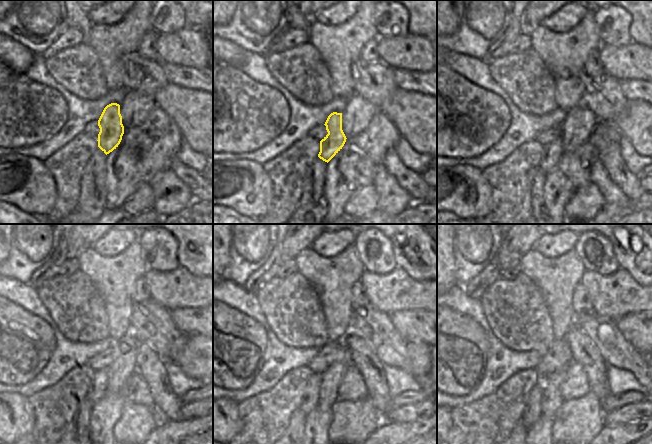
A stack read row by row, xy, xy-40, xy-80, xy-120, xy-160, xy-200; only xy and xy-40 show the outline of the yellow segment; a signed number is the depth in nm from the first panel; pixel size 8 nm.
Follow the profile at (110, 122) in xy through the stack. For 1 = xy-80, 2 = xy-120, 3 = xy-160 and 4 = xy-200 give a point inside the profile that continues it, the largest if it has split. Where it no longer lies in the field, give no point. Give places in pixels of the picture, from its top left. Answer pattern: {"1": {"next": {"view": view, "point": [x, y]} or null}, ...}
{"1": {"next": {"view": "xy-80", "point": [551, 152]}}, "2": {"next": {"view": "xy-120", "point": [98, 390]}}, "3": {"next": {"view": "xy-160", "point": [310, 397]}}, "4": {"next": {"view": "xy-200", "point": [532, 413]}}}

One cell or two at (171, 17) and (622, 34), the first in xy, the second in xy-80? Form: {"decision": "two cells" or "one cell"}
{"decision": "one cell"}

